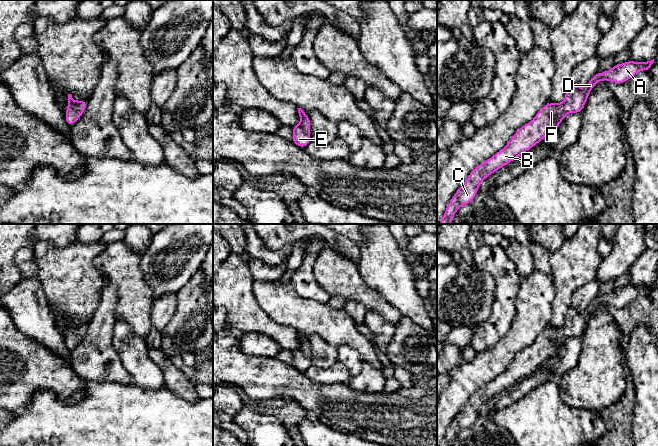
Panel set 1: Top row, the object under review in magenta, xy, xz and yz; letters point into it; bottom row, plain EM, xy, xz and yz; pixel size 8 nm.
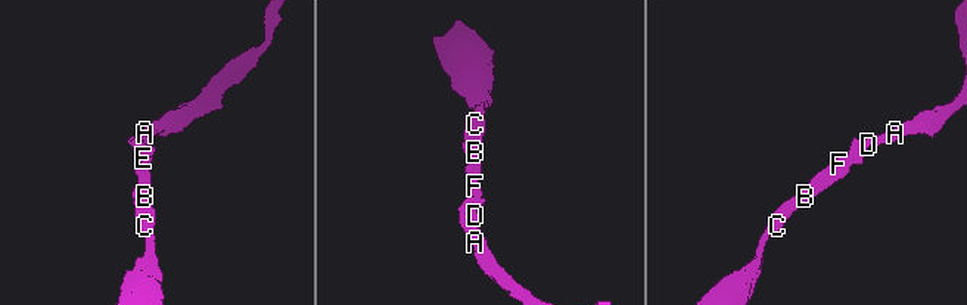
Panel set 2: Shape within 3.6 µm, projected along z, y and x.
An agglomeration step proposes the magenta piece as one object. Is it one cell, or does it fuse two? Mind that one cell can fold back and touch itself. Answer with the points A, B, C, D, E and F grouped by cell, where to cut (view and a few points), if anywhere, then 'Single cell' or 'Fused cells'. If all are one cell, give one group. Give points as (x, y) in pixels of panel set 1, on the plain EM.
Groups: A B C D E F. No split. Single cell

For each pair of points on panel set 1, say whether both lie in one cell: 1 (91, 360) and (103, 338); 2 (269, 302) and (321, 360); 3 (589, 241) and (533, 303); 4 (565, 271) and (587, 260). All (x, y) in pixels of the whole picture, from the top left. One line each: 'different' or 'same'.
1: same
2: different
3: different
4: same

